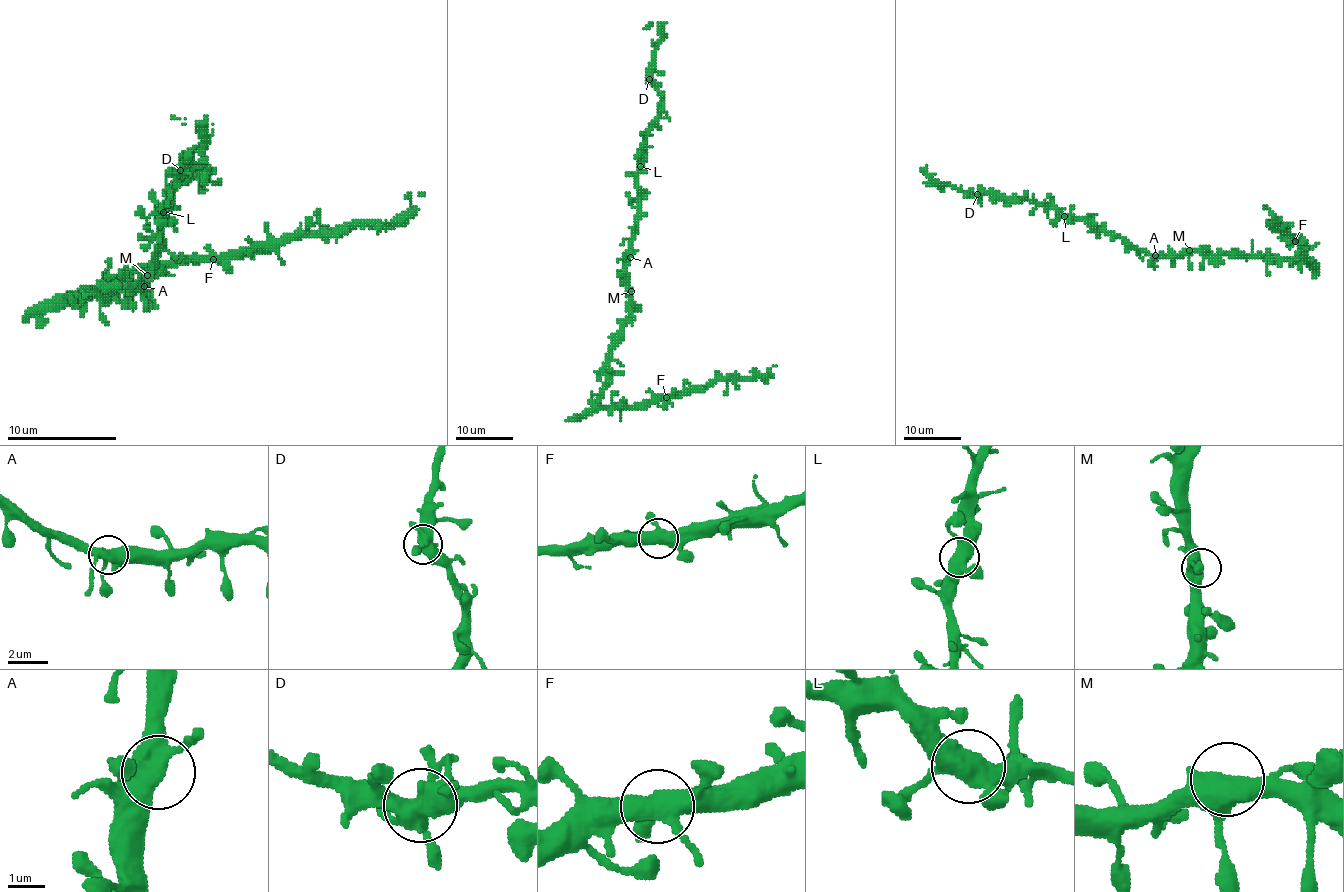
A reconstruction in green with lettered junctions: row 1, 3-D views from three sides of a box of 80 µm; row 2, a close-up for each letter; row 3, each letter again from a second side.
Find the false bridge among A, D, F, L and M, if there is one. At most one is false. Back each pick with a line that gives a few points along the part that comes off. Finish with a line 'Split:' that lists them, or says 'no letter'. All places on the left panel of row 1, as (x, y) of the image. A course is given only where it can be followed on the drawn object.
Split: no letter

